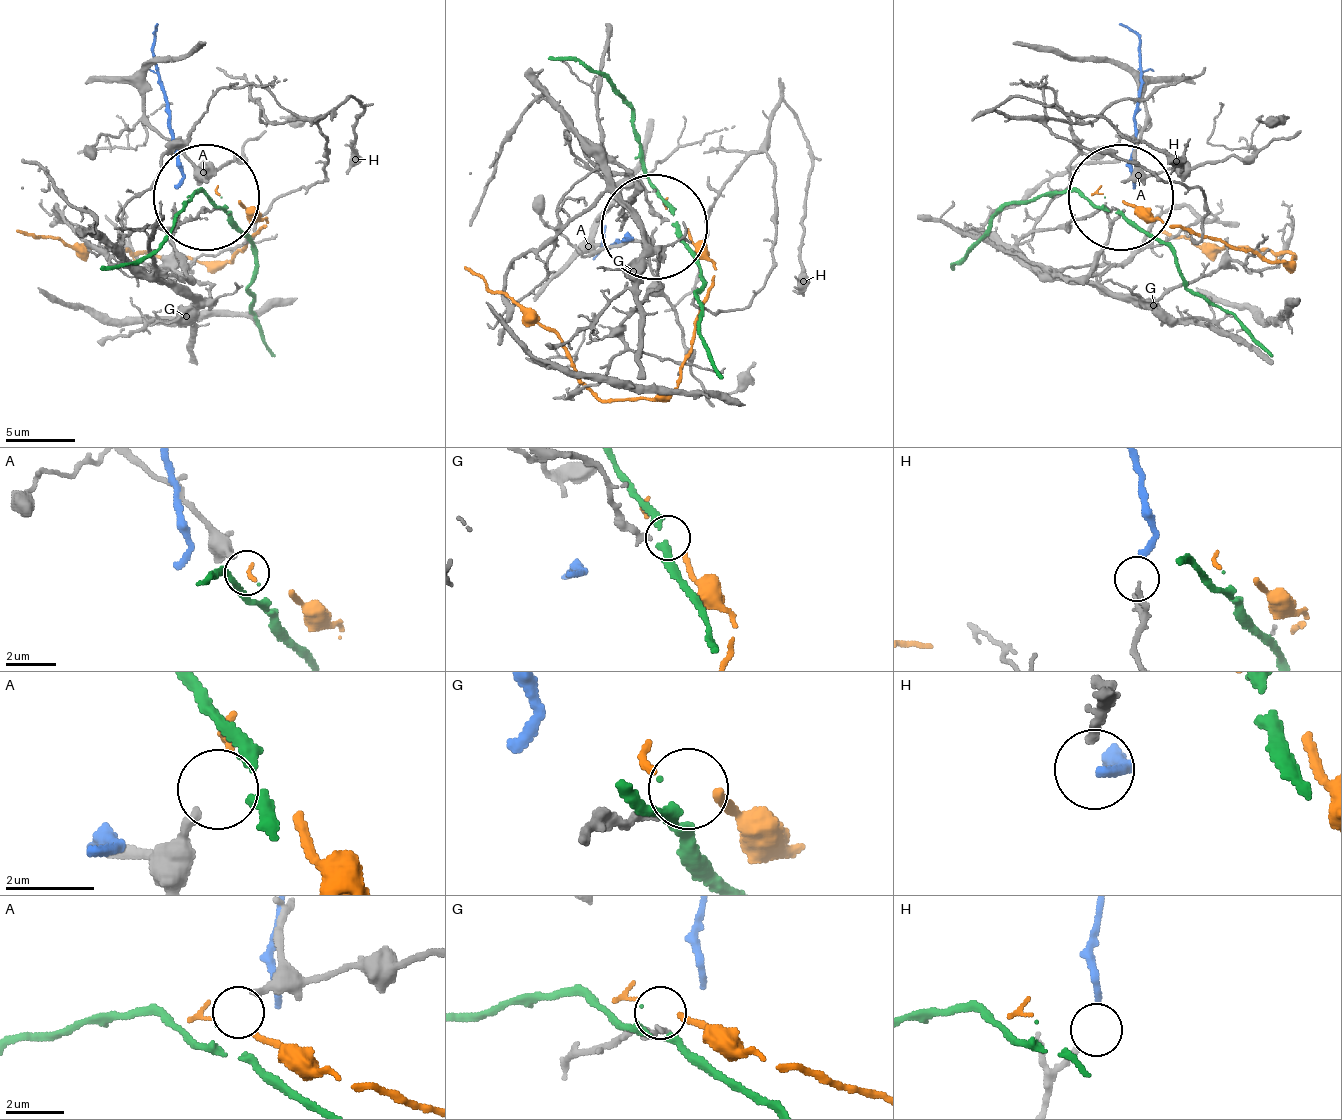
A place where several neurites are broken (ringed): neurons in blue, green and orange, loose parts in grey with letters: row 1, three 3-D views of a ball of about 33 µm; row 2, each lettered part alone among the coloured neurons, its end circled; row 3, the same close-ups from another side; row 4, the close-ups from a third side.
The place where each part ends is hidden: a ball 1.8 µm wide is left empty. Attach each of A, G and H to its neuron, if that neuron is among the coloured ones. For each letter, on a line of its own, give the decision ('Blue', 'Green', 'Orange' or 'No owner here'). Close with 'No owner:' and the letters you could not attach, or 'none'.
A: Orange
G: No owner here
H: Blue
No owner: G

